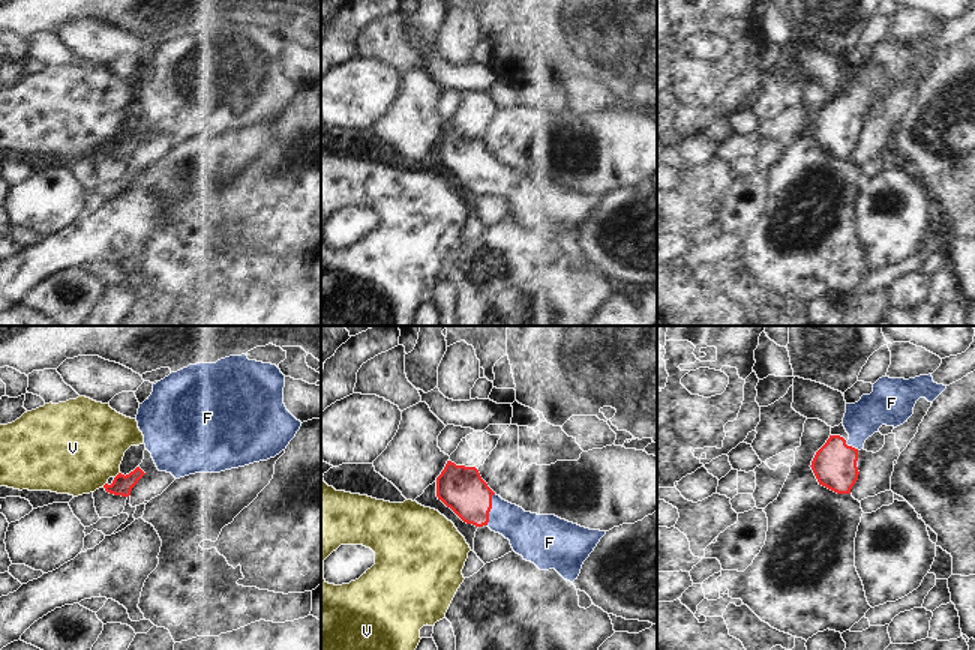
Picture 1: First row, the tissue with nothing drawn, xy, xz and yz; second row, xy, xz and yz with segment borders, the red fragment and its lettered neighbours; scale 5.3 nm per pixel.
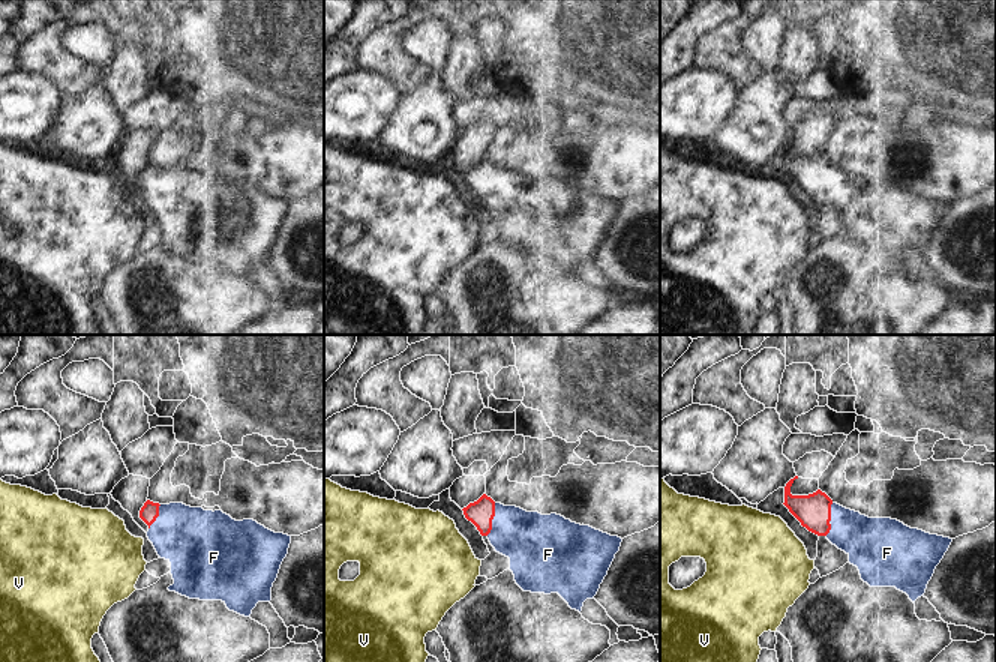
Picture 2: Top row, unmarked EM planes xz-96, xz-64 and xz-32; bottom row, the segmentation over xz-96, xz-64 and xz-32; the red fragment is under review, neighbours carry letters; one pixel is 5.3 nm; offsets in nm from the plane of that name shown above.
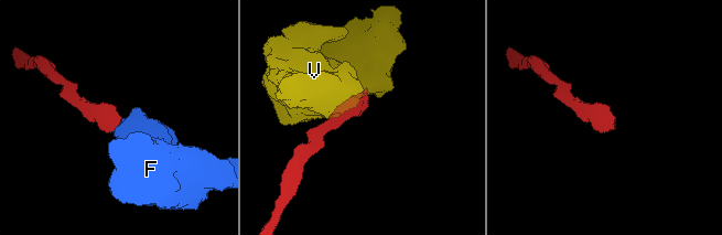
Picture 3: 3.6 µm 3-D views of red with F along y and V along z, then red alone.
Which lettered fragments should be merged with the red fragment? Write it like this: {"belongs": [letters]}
{"belongs": ["F"]}

